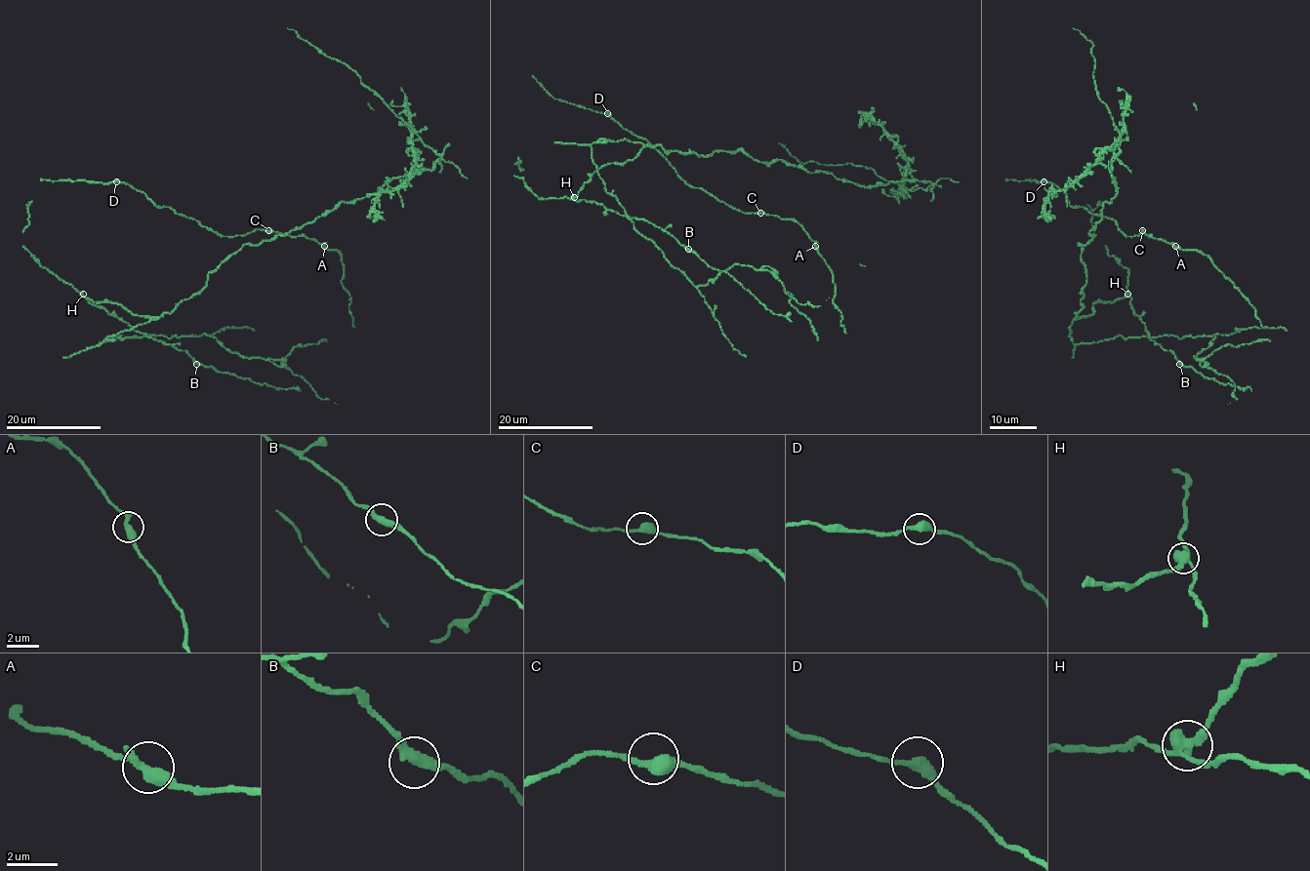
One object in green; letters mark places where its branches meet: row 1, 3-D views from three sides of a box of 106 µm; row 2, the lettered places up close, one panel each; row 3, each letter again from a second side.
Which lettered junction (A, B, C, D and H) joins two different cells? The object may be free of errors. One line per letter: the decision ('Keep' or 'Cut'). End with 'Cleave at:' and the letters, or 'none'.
A: Keep
B: Keep
C: Keep
D: Keep
H: Cut
Cleave at: H

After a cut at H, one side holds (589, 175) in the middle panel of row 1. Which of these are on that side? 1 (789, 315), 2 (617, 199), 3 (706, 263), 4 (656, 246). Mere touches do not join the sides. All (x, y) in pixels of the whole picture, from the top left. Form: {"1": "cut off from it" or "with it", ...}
{"1": "cut off from it", "2": "with it", "3": "cut off from it", "4": "with it"}

